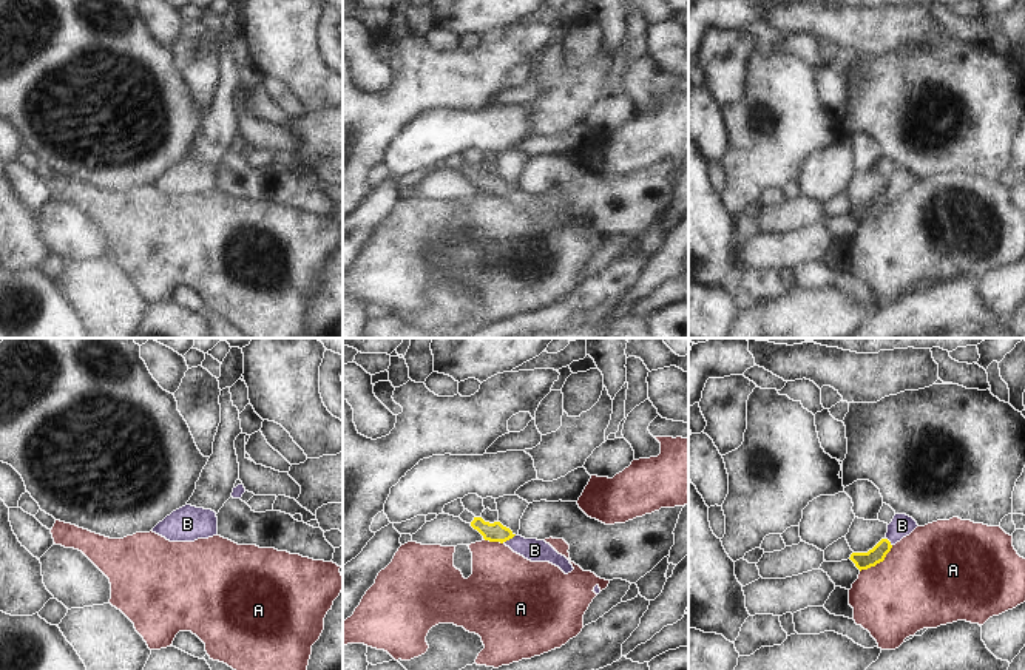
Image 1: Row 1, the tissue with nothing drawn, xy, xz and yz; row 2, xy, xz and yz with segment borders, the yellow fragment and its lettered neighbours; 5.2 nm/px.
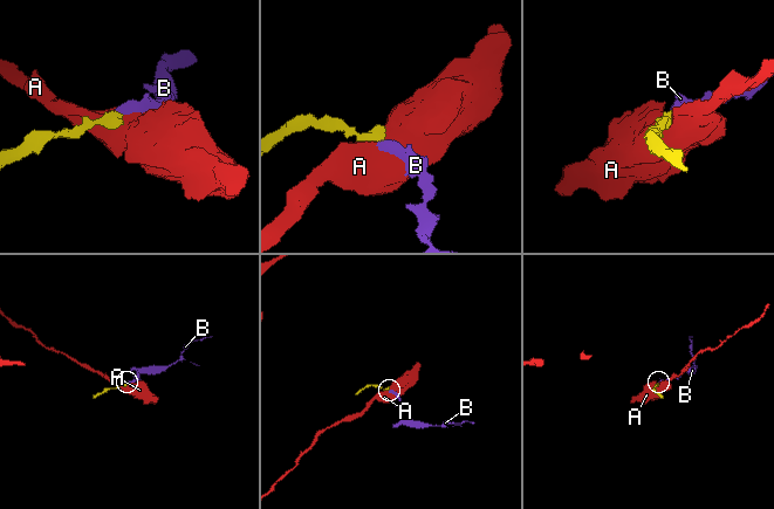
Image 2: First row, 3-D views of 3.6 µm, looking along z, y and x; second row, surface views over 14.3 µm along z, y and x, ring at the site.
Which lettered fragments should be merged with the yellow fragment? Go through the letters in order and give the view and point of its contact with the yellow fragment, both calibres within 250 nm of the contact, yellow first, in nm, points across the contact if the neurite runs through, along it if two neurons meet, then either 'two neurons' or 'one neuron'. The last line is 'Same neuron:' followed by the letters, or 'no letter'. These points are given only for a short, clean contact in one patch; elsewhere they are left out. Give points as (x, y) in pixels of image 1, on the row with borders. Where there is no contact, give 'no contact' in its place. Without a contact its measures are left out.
A: yz (879, 562) | 90/460 nm | along yz (893, 545), (882, 561), (860, 571) | two neurons
B: xz (508, 539) | 100/120 nm | across xz (496, 531), (508, 539), (534, 550) | one neuron
Same neuron: B

